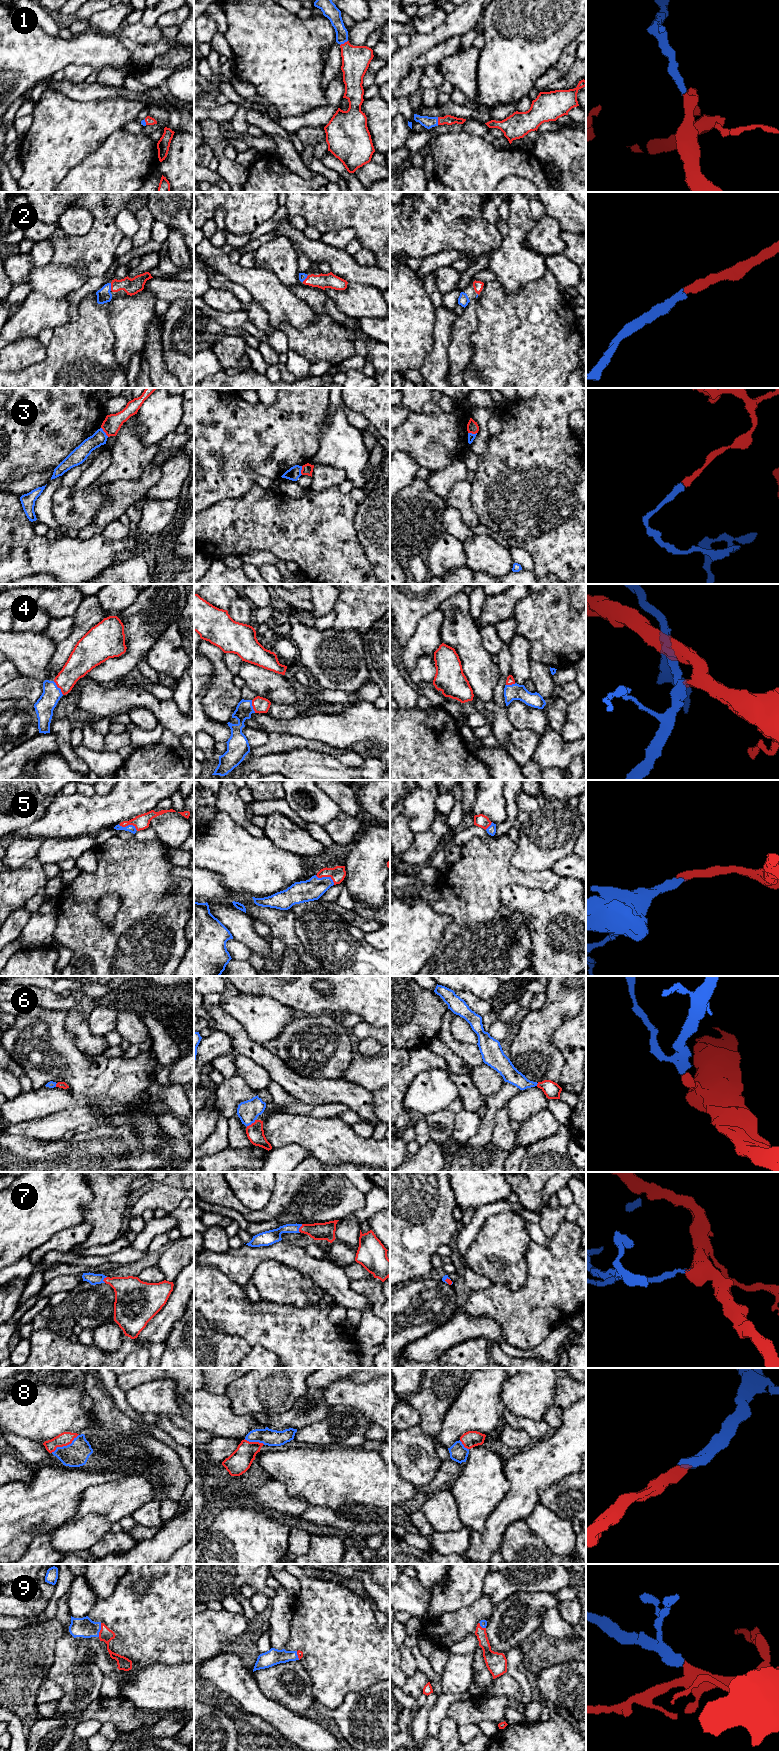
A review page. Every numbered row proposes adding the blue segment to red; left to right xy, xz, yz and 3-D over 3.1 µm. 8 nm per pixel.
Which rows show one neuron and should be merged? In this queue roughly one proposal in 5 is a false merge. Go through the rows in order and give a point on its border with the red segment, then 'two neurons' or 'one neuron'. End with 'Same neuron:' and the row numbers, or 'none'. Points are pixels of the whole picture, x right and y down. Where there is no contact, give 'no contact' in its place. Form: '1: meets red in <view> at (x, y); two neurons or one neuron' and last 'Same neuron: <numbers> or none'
1: meets red in xz at (344, 43); one neuron
2: meets red in xy at (111, 287); one neuron
3: meets red in xy at (104, 431); two neurons
4: meets red in xy at (59, 687); one neuron
5: meets red in xz at (326, 876); one neuron
6: meets red in xz at (252, 1123); one neuron
7: meets red in xz at (299, 1228); one neuron
8: meets red in xy at (65, 1445); one neuron
9: meets red in xy at (100, 1630); one neuron
Same neuron: 1, 2, 4, 5, 6, 7, 8, 9

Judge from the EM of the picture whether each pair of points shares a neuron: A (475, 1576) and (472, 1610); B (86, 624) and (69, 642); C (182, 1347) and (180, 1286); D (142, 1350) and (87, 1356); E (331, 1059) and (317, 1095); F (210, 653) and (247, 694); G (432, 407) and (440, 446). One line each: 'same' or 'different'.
A: different
B: same
C: different
D: different
E: different
F: different
G: same

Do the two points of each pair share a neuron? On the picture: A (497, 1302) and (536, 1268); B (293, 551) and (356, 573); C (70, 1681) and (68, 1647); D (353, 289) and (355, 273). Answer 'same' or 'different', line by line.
A: same
B: same
C: same
D: different

